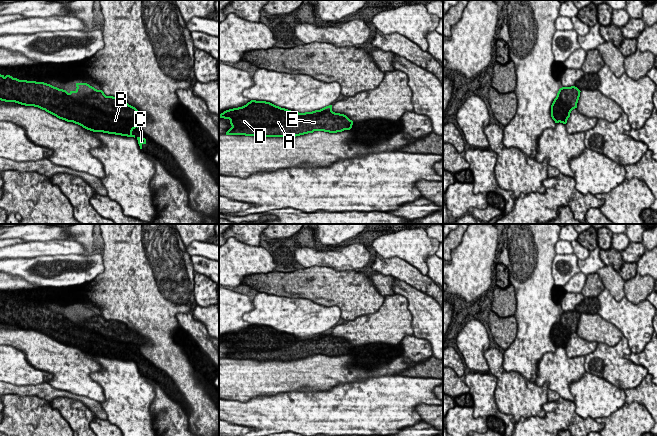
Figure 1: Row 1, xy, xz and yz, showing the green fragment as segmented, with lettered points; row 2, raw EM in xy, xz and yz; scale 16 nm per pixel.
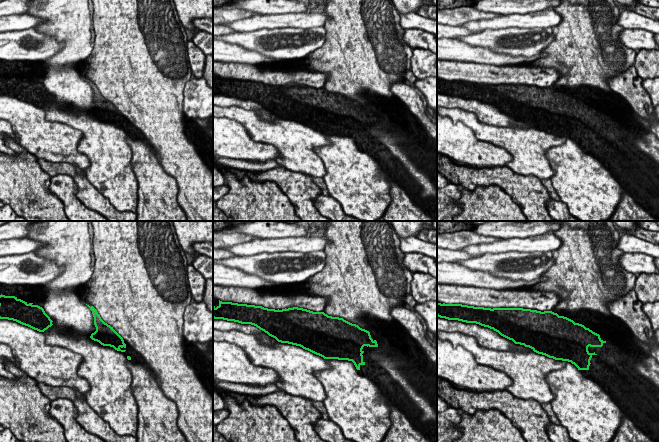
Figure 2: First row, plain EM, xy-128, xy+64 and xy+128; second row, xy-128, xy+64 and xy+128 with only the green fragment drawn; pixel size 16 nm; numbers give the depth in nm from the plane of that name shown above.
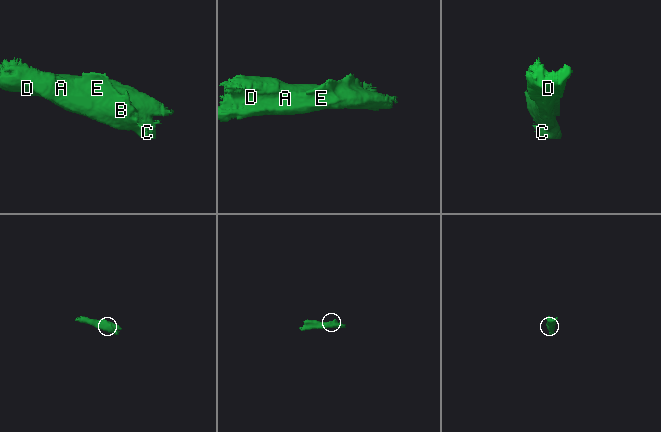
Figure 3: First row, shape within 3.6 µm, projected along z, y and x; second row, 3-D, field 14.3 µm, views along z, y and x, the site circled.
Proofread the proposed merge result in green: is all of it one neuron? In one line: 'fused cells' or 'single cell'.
fused cells

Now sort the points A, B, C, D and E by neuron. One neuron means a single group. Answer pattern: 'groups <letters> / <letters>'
groups A D / B C E

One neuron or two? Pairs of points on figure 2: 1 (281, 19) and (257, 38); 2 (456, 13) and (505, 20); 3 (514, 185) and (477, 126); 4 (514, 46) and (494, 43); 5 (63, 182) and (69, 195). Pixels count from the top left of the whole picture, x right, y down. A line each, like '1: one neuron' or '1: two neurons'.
1: two neurons
2: two neurons
3: two neurons
4: one neuron
5: one neuron

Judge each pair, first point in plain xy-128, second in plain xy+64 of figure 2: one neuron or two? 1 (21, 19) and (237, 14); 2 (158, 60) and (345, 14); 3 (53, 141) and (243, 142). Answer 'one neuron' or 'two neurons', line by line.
1: two neurons
2: one neuron
3: two neurons

